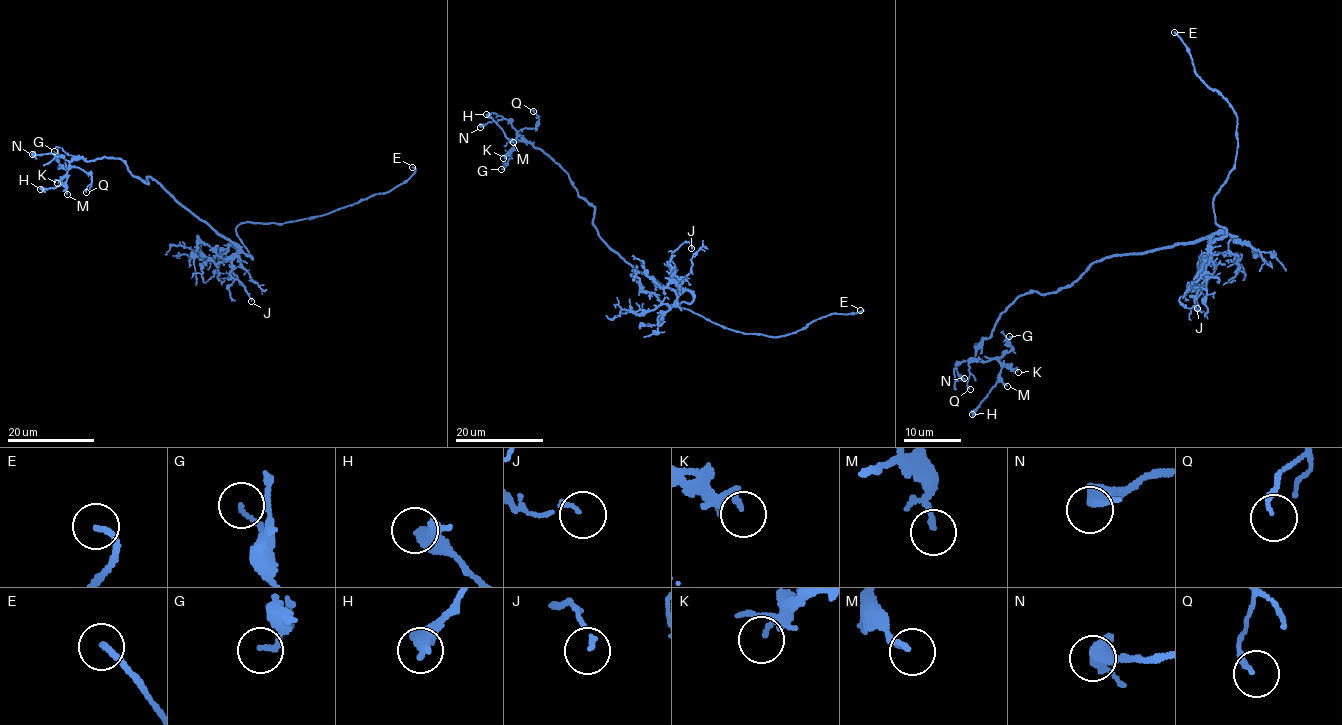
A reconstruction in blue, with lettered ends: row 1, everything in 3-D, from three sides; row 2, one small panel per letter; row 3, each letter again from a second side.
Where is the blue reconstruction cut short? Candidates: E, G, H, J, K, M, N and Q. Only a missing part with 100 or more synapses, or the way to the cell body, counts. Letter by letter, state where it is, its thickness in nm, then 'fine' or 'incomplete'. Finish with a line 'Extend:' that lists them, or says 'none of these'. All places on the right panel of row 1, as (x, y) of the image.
E: at (1174, 32); 190 nm thick; incomplete
G: at (1009, 336); 130 nm thick; fine
H: at (972, 414); 380 nm thick; fine
J: at (1197, 308); 130 nm thick; fine
K: at (1018, 372); 200 nm thick; fine
M: at (1007, 386); 120 nm thick; fine
N: at (964, 378); 550 nm thick; fine
Q: at (970, 389); 150 nm thick; fine
Extend: E

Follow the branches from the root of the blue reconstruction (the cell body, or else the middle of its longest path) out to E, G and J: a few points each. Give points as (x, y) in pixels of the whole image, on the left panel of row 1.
E: (211, 226), (251, 258), (236, 231), (240, 224), (281, 224), (328, 214), (390, 192), (406, 183), (412, 167)
G: (211, 226), (152, 177), (147, 183), (131, 174), (122, 158), (78, 157), (67, 170), (54, 151)
J: (211, 226), (238, 249), (238, 255), (231, 261), (230, 275), (242, 283), (251, 301)

